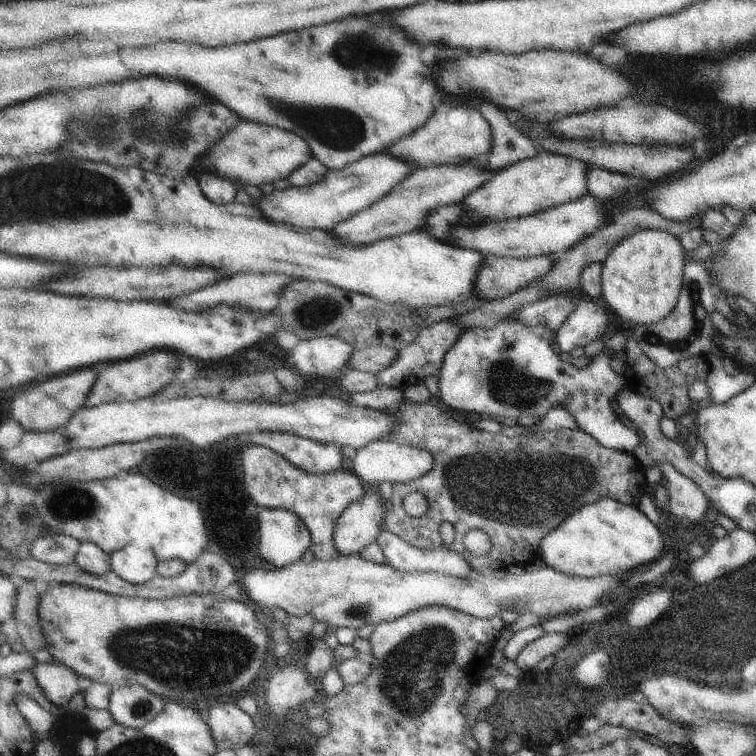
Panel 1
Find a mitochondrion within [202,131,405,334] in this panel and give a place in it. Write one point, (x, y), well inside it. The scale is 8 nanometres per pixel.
(318, 313)

